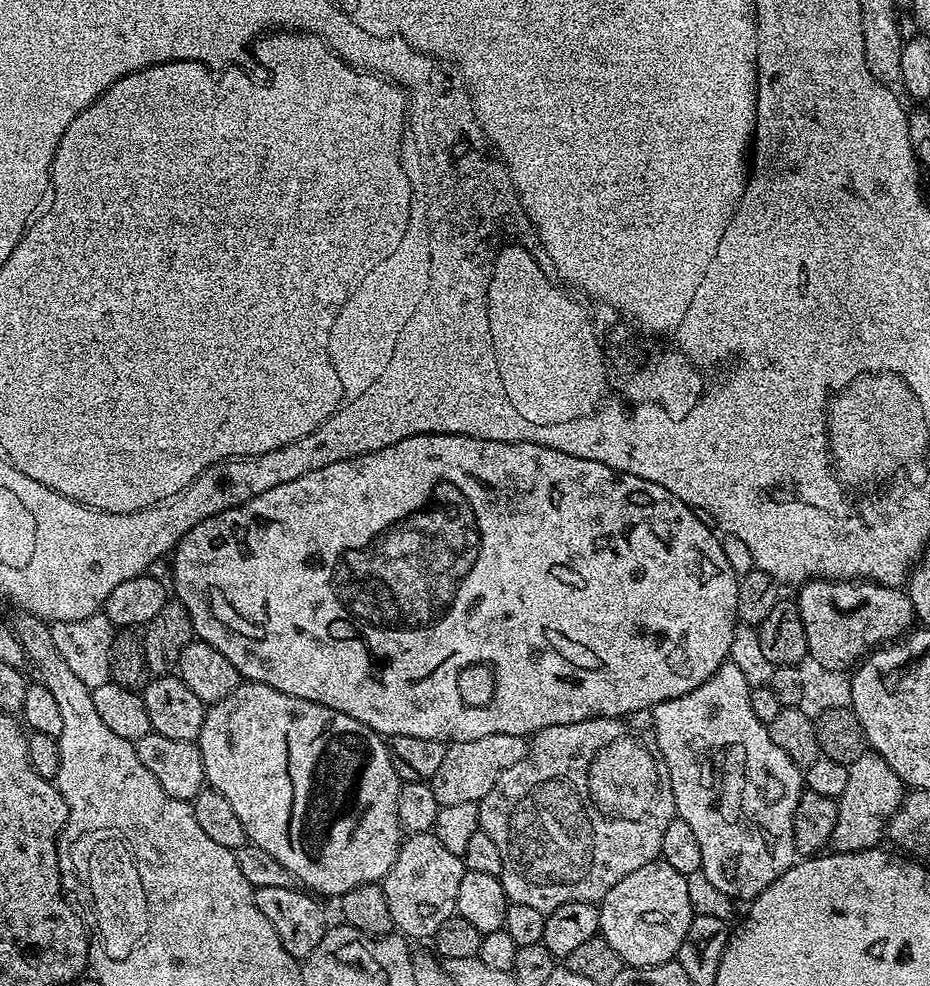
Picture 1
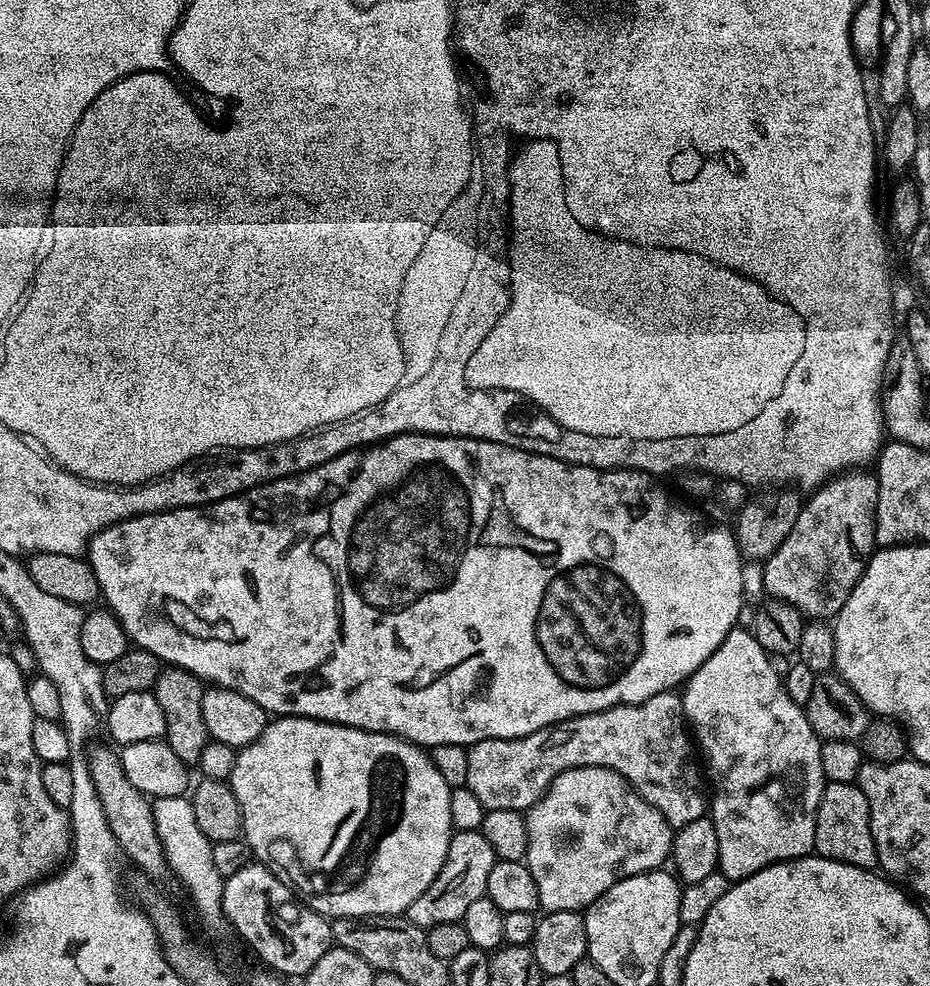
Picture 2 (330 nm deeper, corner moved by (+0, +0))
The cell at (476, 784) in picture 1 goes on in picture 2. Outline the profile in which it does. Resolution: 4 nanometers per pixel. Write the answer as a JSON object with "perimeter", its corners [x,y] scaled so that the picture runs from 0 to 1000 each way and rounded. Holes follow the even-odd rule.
{"perimeter":[[[726,701],[713,702],[703,708],[695,708],[689,714],[662,714],[646,722],[614,726],[602,734],[580,738],[569,746],[547,751],[516,751],[503,759],[505,777],[501,784],[501,797],[523,822],[530,819],[558,824],[578,814],[581,806],[591,797],[591,793],[609,781],[630,777],[655,779],[672,787],[675,794],[684,800],[684,804],[695,809],[695,813],[702,815],[706,824],[714,827],[716,834],[722,836],[724,841],[728,841],[738,834],[746,834],[759,824],[759,807],[757,811],[753,804],[753,783],[744,772],[744,759],[746,763],[746,755],[738,737],[734,709]]]}

